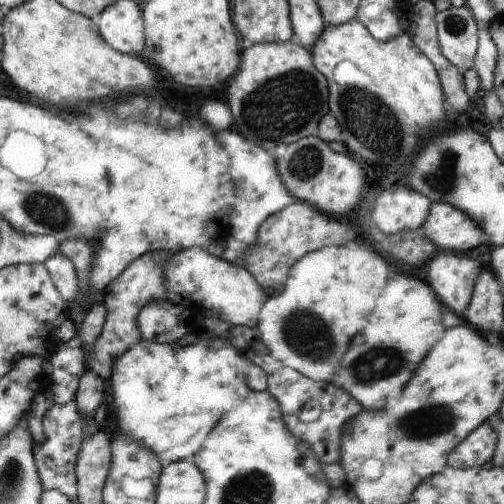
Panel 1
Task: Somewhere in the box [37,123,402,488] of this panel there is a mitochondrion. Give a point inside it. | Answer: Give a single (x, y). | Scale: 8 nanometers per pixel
(309, 336)

